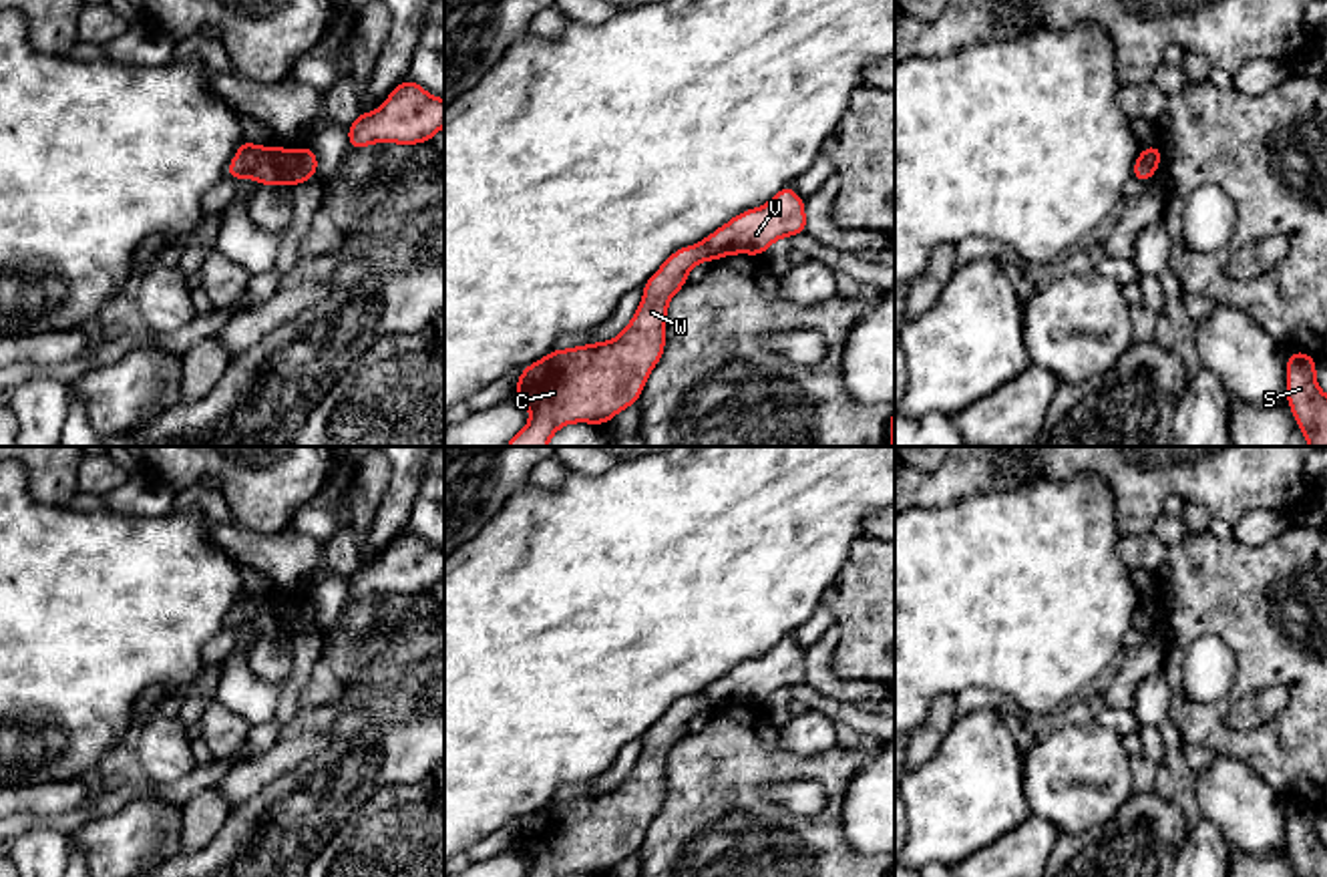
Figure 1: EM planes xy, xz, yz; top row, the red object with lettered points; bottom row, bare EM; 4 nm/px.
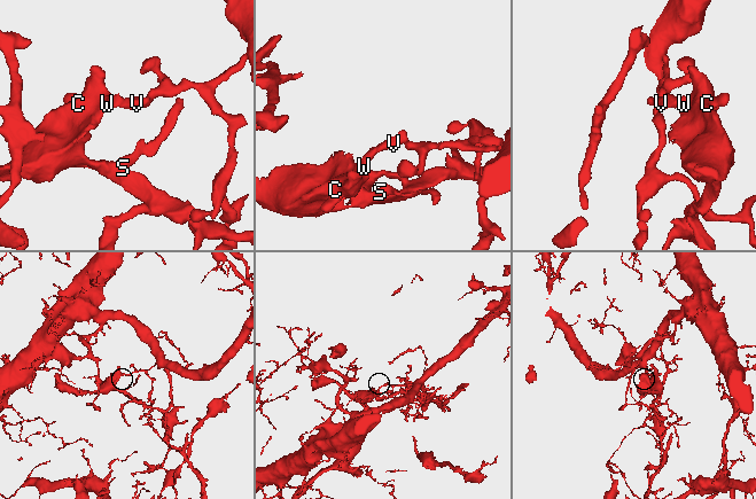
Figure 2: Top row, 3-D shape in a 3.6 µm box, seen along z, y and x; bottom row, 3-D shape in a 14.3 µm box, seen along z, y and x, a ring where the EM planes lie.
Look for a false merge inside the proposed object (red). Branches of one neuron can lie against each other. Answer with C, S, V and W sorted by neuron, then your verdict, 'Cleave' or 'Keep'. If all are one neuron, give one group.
Groups: C S W / V. Cleave

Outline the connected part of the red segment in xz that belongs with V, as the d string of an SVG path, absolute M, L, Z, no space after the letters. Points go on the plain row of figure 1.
M786 636L766 656L746 660L710 684L706 696L714 710L732 704L764 706L778 690L806 684L804 650Z

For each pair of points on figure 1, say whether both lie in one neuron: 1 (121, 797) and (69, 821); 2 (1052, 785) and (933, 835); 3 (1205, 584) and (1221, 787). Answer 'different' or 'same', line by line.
1: same
2: different
3: different

